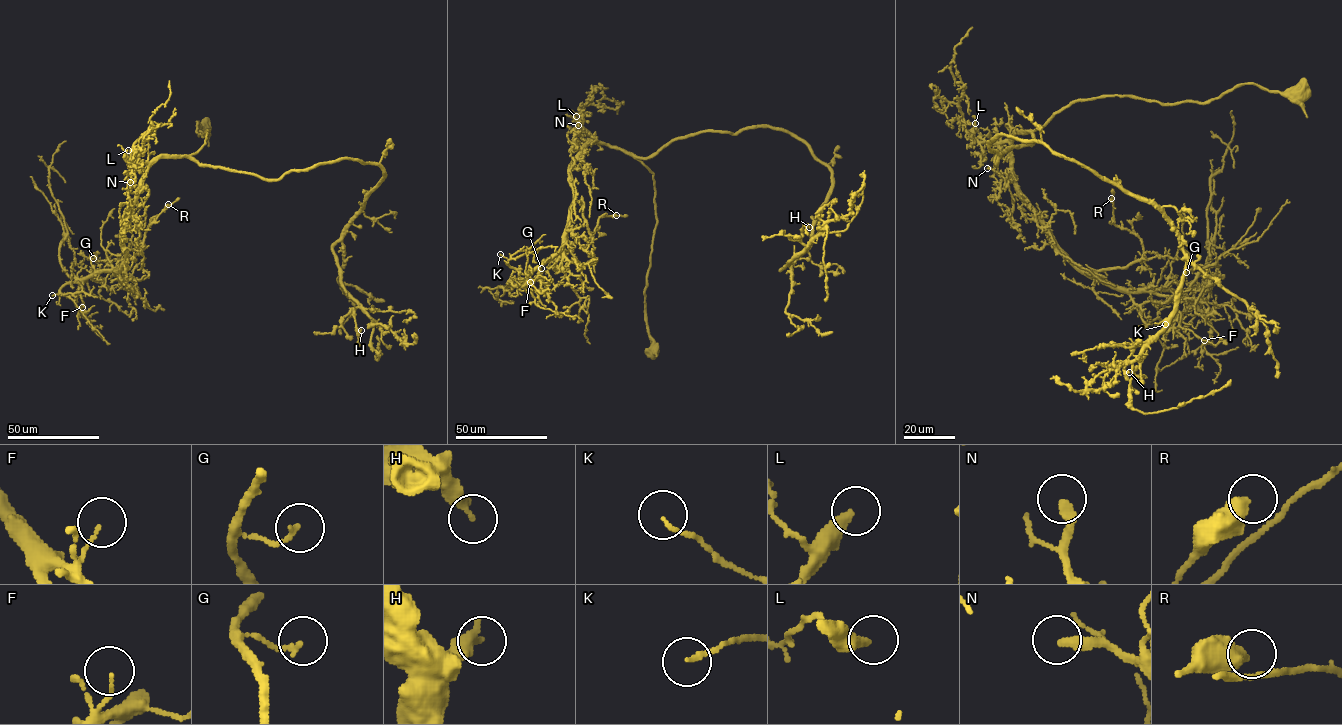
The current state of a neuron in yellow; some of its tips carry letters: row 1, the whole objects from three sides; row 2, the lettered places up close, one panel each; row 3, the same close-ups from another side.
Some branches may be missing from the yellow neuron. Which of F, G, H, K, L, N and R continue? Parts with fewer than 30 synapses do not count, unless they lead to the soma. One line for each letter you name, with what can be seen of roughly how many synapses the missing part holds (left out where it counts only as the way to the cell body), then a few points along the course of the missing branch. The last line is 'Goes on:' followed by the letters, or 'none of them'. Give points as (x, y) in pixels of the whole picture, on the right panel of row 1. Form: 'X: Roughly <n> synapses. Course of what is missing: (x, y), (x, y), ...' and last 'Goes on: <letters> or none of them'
N: Roughly 40 synapses. Course of what is missing: (987, 168), (989, 183)
Goes on: N

